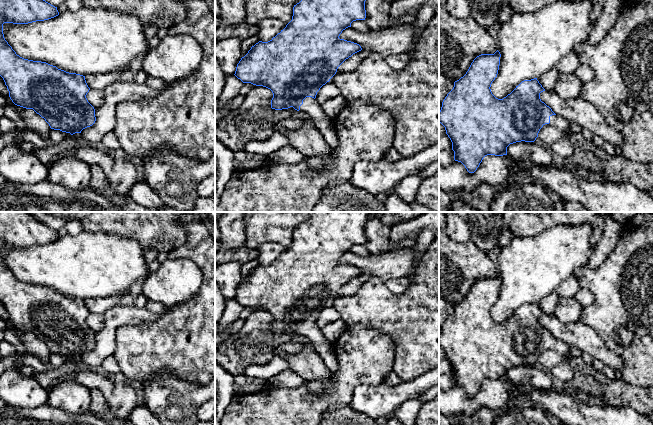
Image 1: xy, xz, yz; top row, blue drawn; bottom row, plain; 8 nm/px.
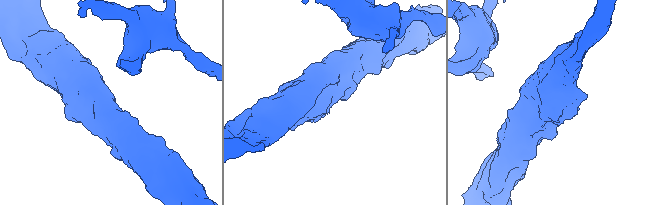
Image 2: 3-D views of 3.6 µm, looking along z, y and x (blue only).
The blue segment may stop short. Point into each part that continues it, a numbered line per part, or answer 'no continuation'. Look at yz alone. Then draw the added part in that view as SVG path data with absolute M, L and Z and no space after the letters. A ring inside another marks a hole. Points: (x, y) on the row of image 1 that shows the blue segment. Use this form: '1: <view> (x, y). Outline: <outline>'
no continuation

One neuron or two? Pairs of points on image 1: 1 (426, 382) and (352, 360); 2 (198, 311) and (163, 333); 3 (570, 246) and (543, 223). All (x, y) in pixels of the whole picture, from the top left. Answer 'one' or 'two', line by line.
1: two
2: one
3: two

